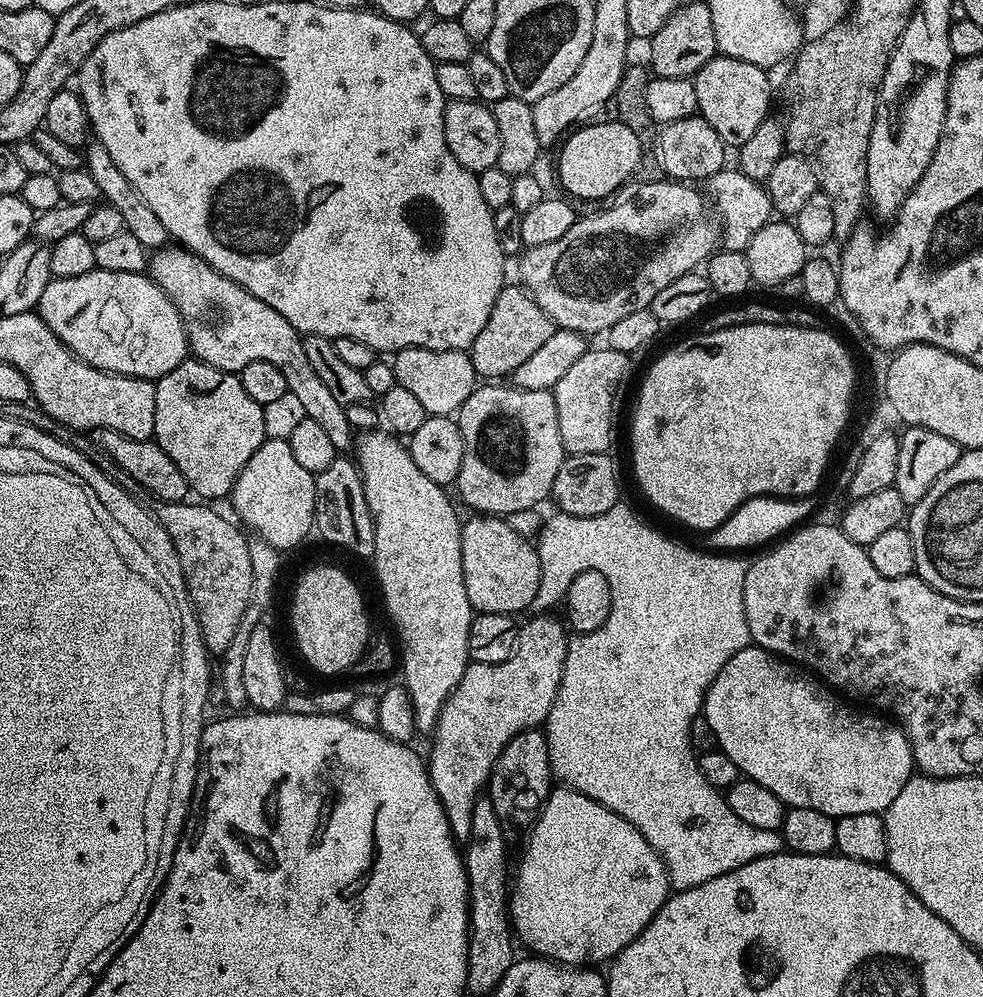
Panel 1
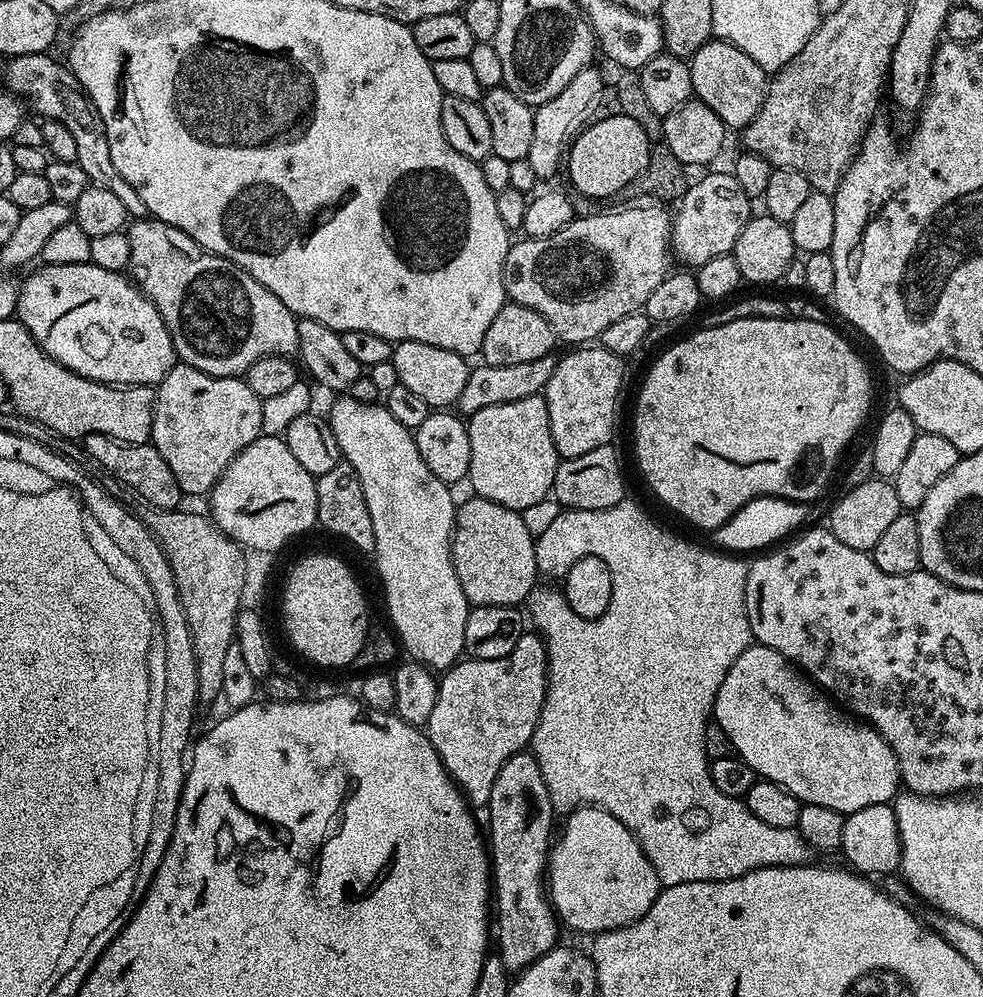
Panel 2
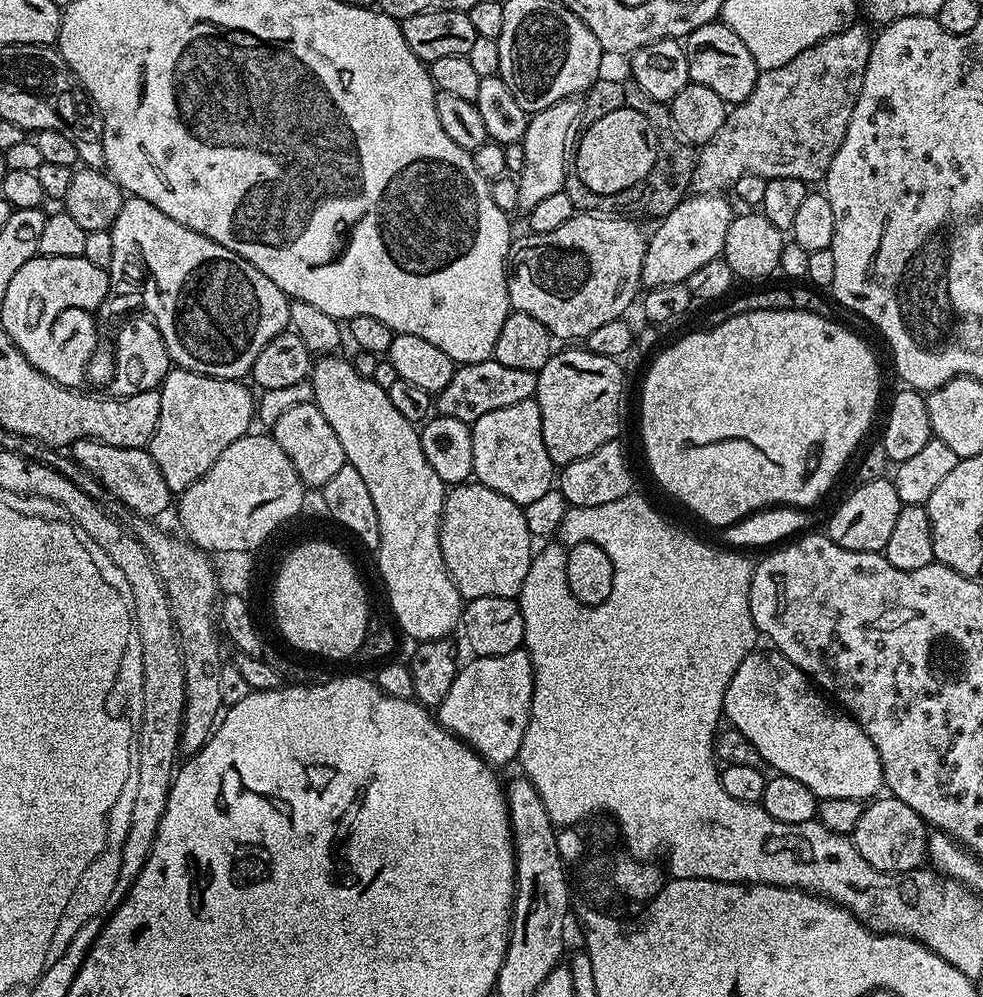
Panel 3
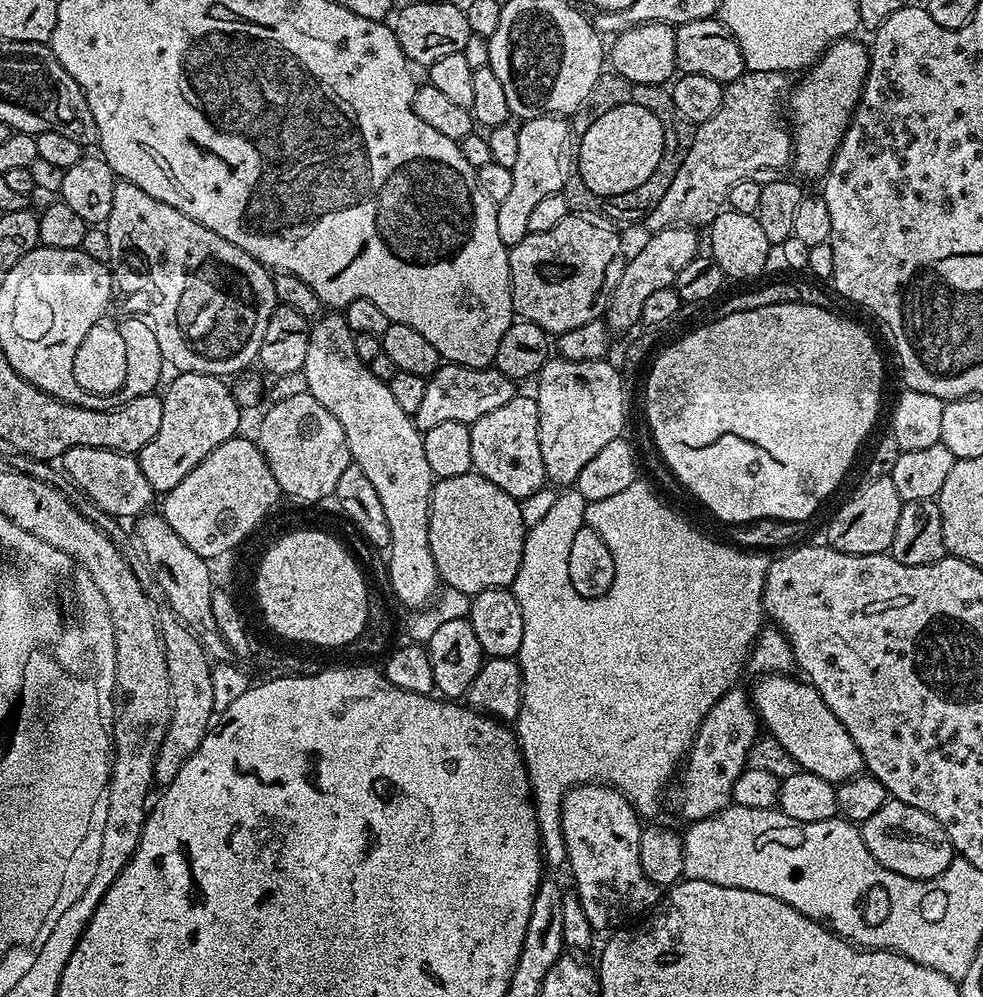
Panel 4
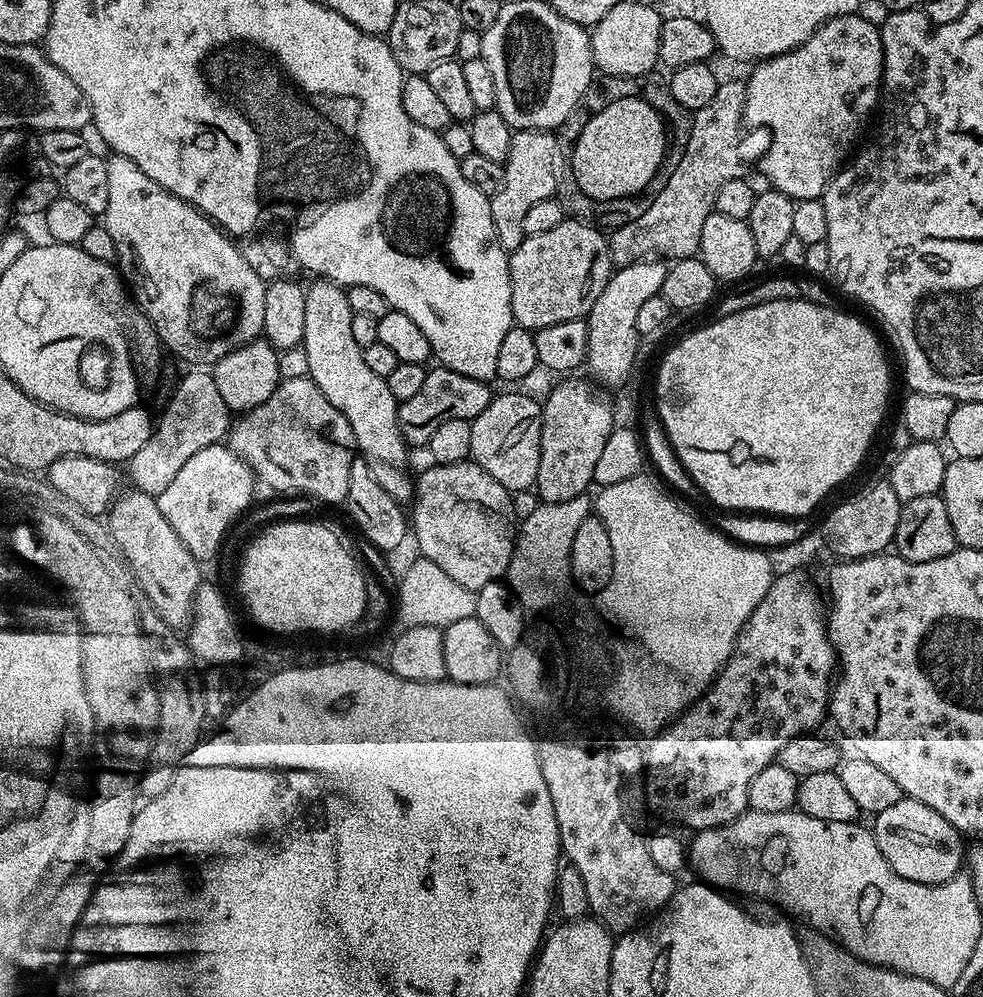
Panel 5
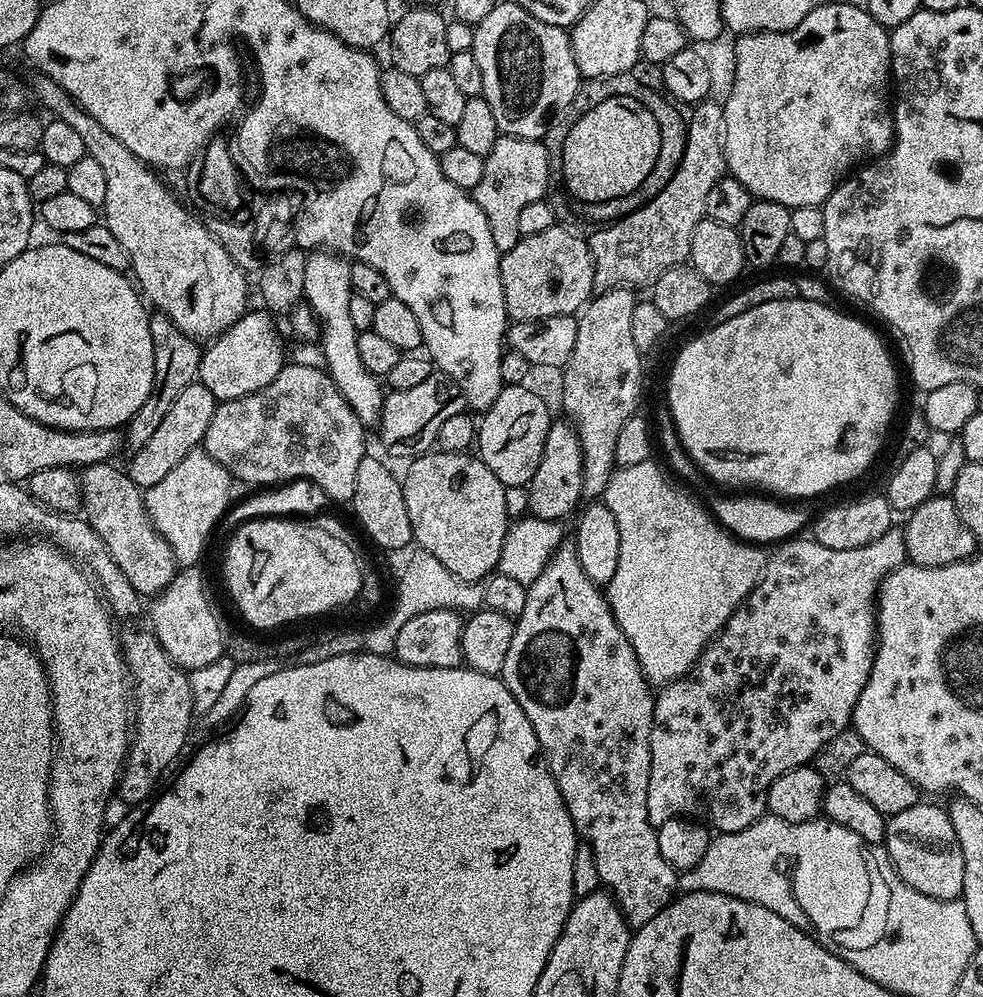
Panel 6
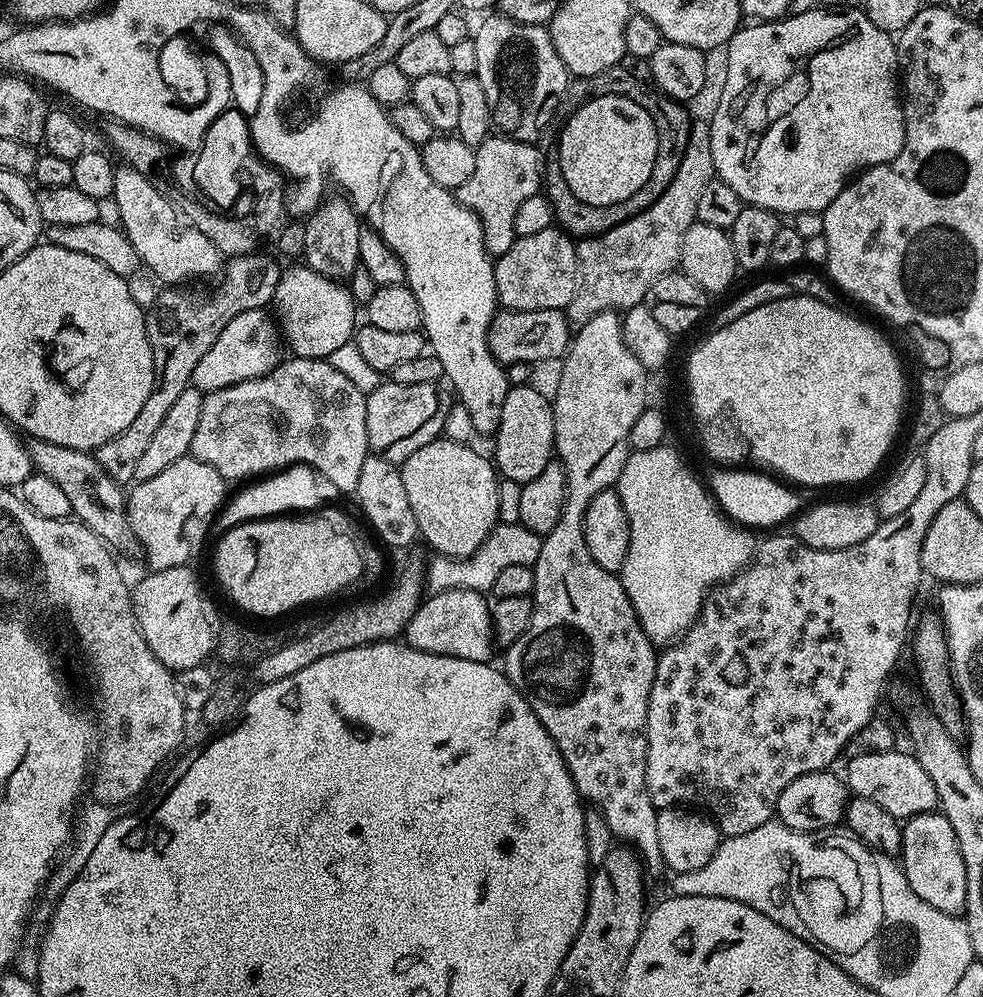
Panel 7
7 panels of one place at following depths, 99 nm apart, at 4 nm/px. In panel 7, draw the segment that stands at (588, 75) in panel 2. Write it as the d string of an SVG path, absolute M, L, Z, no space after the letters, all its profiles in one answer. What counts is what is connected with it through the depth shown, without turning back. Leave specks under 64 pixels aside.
M489 134L485 140L475 145L474 170L462 186L454 190L454 195L462 206L466 206L480 220L484 235L484 248L495 258L506 254L516 241L514 214L526 198L537 195L542 188L542 159L535 143L516 140L503 134Z

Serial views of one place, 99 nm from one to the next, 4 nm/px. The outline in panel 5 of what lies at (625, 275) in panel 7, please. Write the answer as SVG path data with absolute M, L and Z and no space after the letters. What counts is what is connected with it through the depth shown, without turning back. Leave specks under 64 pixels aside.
M721 79L714 90L714 98L710 98L706 106L695 109L682 162L667 173L668 181L656 197L649 199L646 214L611 233L613 265L633 264L635 260L652 257L685 260L699 253L702 226L715 209L722 182L730 182L730 178L741 175L748 164L748 155L753 152L753 157L764 156L772 141L772 133L767 128L753 127L752 136L744 133L744 85L743 79Z

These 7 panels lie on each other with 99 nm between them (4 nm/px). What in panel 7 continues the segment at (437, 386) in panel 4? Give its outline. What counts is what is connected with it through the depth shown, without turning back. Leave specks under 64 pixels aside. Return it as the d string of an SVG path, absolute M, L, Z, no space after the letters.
M422 382L419 386L380 383L366 395L366 438L371 455L386 458L397 466L426 442L434 442L443 433L446 404L440 401L439 387Z

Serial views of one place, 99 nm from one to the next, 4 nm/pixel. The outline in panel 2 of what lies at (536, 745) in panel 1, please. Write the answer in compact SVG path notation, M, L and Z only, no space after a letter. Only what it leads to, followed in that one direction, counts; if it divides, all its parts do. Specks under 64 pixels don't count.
M531 751L514 754L498 770L498 778L494 778L494 790L490 790L490 798L486 805L487 812L486 836L490 841L490 880L494 885L494 942L500 946L498 955L502 966L506 966L509 974L519 974L523 968L542 958L542 954L557 947L559 940L556 939L559 938L560 932L562 933L562 925L556 918L556 911L552 909L552 902L546 891L548 853L554 843L554 809L550 802L550 790L546 790L542 770L538 770L538 762L533 758Z

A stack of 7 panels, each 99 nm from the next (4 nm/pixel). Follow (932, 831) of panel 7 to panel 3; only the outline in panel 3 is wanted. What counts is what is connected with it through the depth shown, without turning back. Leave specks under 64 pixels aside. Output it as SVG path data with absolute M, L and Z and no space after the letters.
M891 794L881 795L864 804L862 818L858 818L858 826L854 826L850 837L852 844L879 872L893 874L912 874L920 863L925 863L928 855L929 825L925 824L917 812L910 810L906 802Z

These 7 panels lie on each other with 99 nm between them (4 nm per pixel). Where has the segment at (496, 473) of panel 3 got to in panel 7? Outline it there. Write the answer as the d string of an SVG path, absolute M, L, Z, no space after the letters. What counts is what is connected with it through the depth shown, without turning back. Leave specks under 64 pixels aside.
M528 384L509 387L506 402L502 402L502 416L494 433L496 456L494 467L505 481L513 480L516 486L523 486L553 461L554 458L554 418L549 397Z

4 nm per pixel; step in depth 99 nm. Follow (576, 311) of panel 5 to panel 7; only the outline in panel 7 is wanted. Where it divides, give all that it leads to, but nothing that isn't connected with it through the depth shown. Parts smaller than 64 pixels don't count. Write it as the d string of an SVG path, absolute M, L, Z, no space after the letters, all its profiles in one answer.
M553 226L538 234L517 236L506 254L495 257L494 282L499 307L514 312L567 309L578 283L576 245L573 237Z

